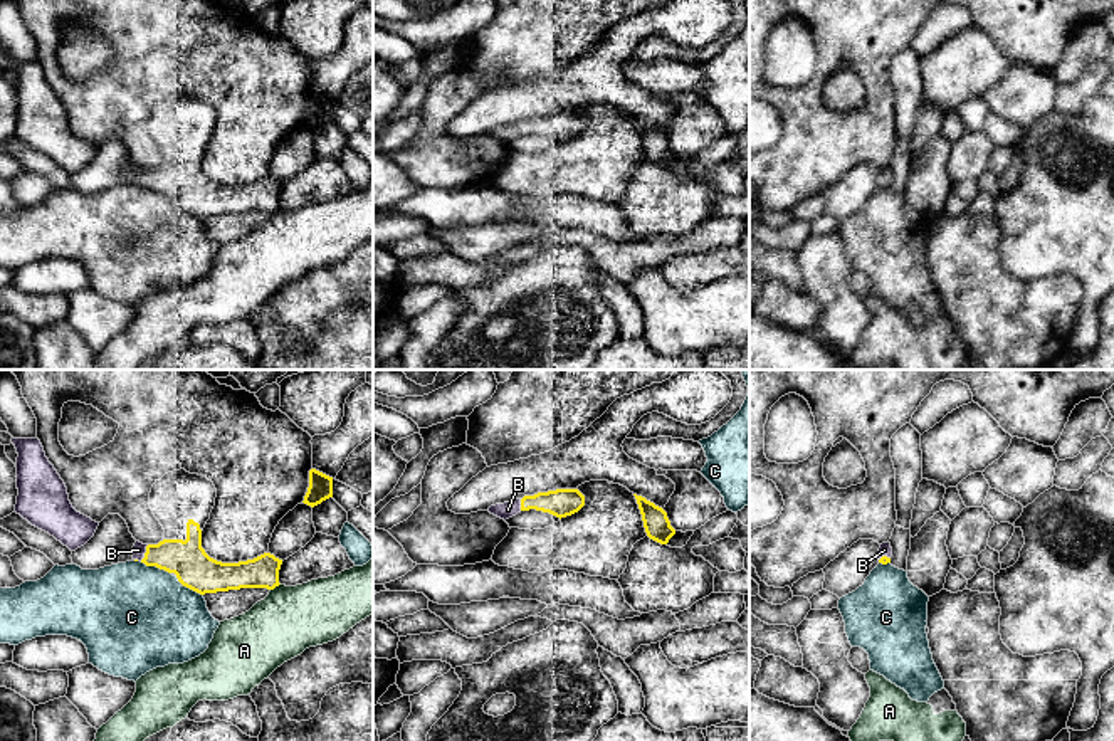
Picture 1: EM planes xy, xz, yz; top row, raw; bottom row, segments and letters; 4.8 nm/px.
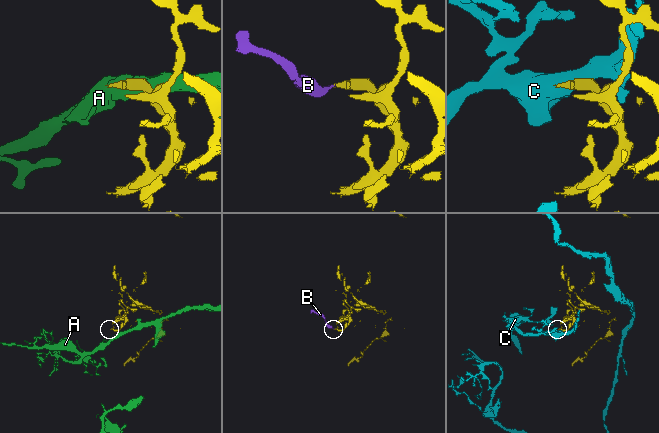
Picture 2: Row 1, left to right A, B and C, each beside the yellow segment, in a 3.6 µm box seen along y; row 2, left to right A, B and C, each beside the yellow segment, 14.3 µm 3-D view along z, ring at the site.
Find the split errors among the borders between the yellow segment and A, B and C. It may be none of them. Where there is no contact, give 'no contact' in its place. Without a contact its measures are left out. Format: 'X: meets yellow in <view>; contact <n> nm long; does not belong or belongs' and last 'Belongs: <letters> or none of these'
A: meets yellow in xy; contact 60 nm long; does not belong
B: meets yellow in xy; contact 100 nm long; belongs
C: meets yellow in xy; contact 160 nm long; does not belong
Belongs: B

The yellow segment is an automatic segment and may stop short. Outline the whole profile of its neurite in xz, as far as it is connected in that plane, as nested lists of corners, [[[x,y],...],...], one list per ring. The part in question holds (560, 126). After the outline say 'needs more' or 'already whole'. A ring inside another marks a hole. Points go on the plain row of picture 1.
[[[556,113],[524,119],[523,123],[491,129],[487,134],[501,143],[509,143],[521,134],[543,134],[556,141],[566,141],[578,136],[585,129],[585,119],[578,113]]]; needs more

